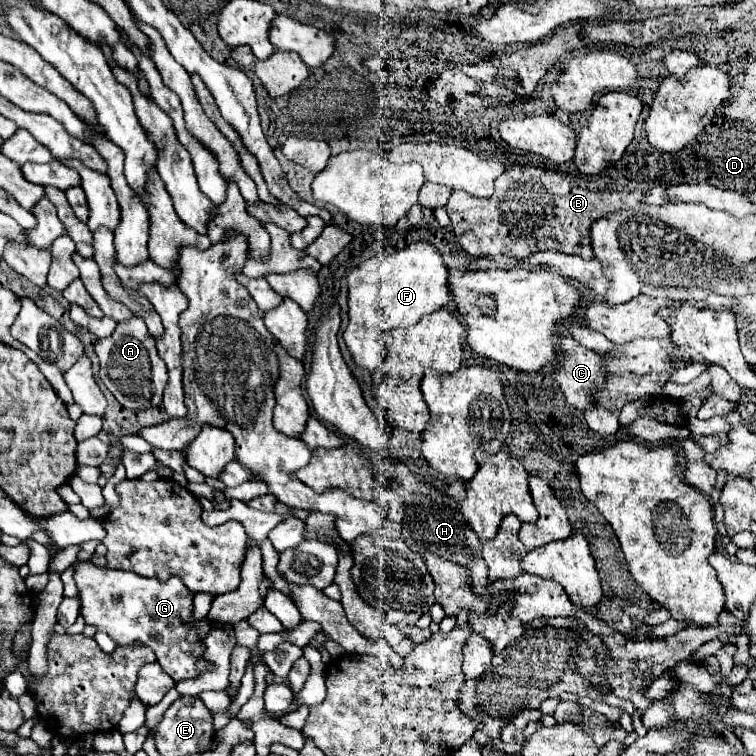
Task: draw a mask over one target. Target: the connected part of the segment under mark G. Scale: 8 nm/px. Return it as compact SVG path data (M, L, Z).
M92 560L74 562L74 582L82 602L86 624L94 624L106 632L116 644L146 644L154 650L156 660L176 682L192 678L208 668L208 662L198 660L202 642L188 644L186 634L192 626L192 598L190 590L170 578L170 582L154 582L154 578L142 578L138 574L100 568Z

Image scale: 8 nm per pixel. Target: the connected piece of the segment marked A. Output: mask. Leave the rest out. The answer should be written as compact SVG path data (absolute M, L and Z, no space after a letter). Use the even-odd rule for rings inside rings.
M134 316L132 322L122 322L110 338L98 340L96 354L100 358L100 378L114 398L132 410L146 410L162 404L162 392L168 386L166 364L158 358L156 342L148 334L142 318Z

